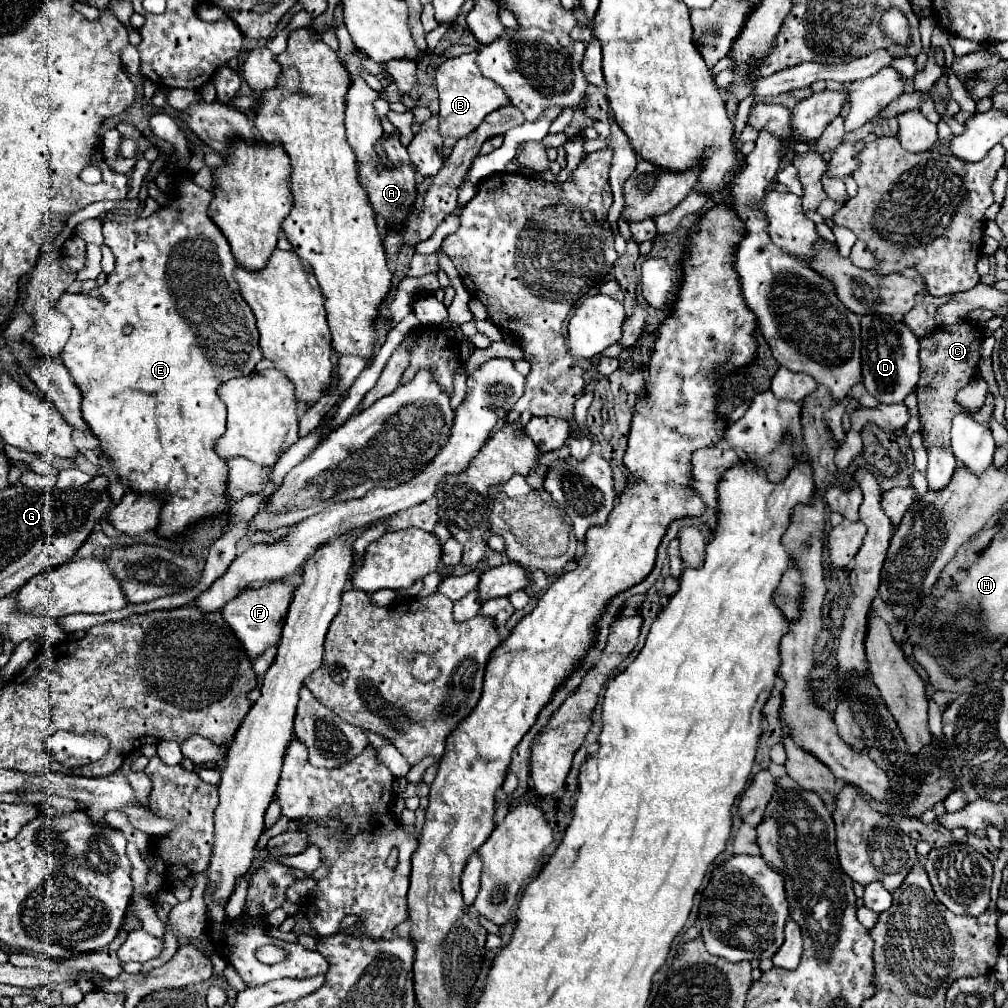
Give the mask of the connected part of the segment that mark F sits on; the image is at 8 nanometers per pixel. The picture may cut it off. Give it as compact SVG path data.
M283 581L265 583L257 589L249 587L249 591L241 591L241 595L237 595L237 599L231 599L221 609L223 619L231 625L235 635L241 639L249 659L257 659L269 645L279 643L285 615L293 601L293 591L295 591L295 585L291 585L291 583L283 583Z

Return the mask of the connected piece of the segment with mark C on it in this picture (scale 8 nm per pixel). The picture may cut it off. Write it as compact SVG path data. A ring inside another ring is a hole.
M955 323L947 327L939 327L933 335L921 339L921 379L917 385L917 401L919 401L919 415L921 423L925 427L925 447L929 445L941 445L949 447L949 431L951 421L957 413L963 411L955 403L955 393L969 385L969 379L977 373L979 365L979 345L981 345L981 333L971 323ZM931 347L935 347L935 353L931 353Z

